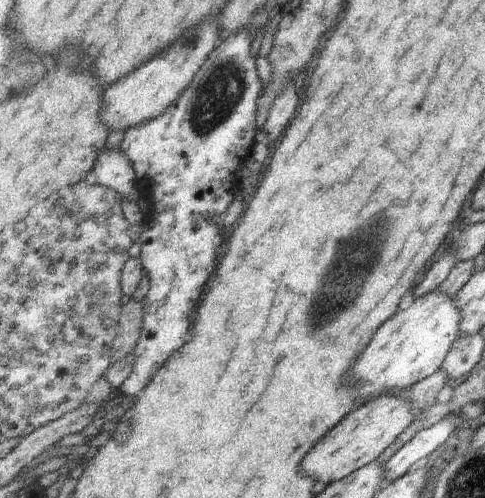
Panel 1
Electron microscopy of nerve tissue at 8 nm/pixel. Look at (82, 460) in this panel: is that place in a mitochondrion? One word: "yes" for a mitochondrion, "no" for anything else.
no

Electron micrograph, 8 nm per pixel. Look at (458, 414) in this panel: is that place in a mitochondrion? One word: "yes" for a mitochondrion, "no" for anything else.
no

